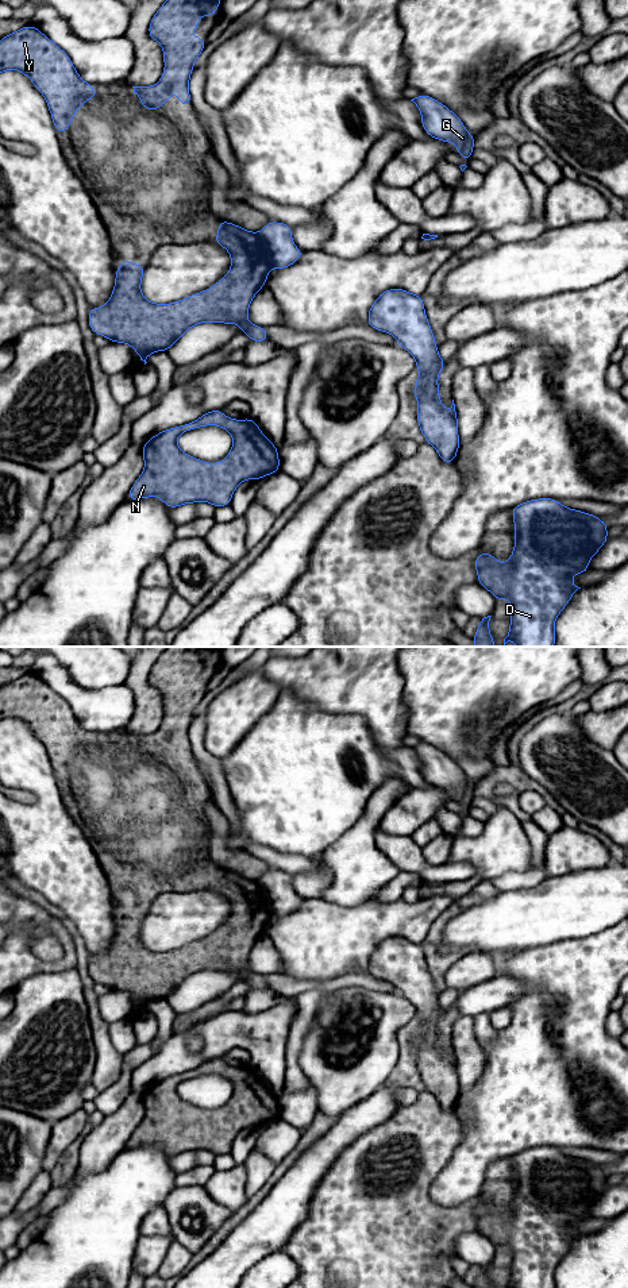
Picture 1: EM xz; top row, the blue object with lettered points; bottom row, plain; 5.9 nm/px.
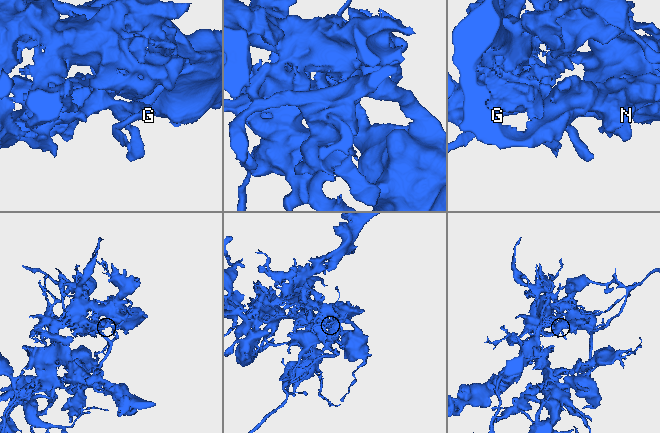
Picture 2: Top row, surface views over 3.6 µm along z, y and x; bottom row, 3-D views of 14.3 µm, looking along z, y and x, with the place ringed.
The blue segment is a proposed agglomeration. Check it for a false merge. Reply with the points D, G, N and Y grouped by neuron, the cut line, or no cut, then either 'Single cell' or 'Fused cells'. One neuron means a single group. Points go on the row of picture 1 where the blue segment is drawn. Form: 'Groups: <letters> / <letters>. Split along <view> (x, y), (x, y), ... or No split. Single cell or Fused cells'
Groups: D G / N Y. Split along xz (258, 234), (269, 251), (273, 266). Fused cells

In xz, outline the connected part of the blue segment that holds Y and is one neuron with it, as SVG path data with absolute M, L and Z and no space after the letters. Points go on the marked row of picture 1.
M31 24L0 39L0 73L5 70L19 70L32 81L47 103L57 132L66 132L74 112L96 97L69 55Z

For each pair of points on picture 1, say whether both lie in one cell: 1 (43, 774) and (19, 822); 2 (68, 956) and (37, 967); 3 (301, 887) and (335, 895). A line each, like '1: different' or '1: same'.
1: same
2: same
3: different

